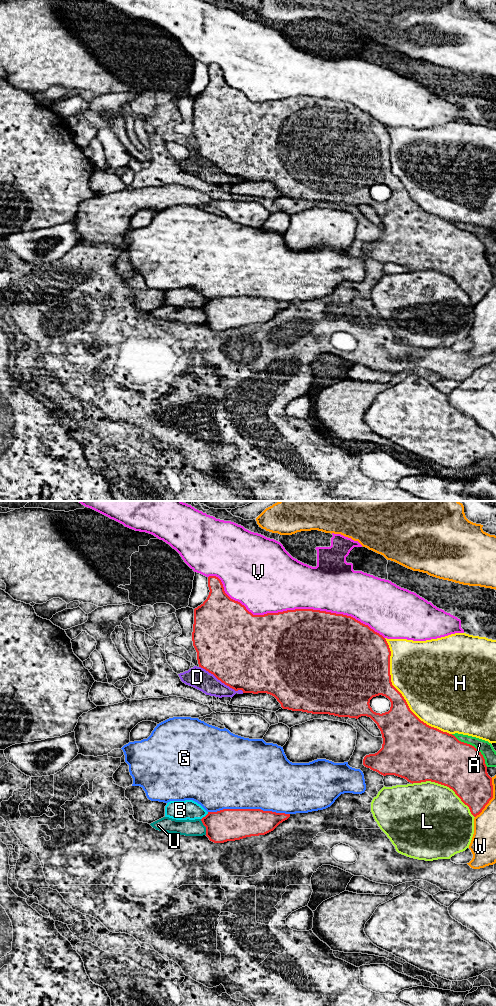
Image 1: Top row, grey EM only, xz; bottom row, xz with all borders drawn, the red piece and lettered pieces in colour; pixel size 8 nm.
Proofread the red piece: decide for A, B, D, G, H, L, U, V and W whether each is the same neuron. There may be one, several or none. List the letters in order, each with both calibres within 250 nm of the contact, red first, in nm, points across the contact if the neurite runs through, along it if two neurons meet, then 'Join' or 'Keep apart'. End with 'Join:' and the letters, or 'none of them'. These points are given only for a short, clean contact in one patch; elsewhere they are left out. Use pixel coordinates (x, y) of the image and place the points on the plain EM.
A: Thickness 380 nm (red) against 110 nm. Keep apart
B: Thickness 260 nm (red) against 160 nm. Keep apart
D: Thickness 500 nm (red) against 170 nm. Keep apart
G: Thickness 260 nm (red) against 500 nm. Keep apart
H: Thickness 300 nm (red) against 500 nm. Keep apart
L: Thickness 420 nm (red) against 480 nm. Keep apart
U: Thickness 260 nm (red) against 130 nm. Keep apart
V: Thickness 500 nm (red) against 460 nm. Keep apart
W: Thickness 320 nm (red) against 180 nm. Keep apart
Join: none of them

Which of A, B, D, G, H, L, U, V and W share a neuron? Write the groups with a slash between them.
A D / B / G / H / L / U / V / W

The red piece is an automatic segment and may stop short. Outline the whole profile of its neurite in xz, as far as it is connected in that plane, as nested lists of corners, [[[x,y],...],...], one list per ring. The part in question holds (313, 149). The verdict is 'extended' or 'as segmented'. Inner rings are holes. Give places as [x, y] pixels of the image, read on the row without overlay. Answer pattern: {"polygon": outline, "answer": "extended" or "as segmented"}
{"polygon": [[[216,64],[208,65],[209,83],[207,87],[197,96],[194,97],[194,112],[192,120],[193,134],[197,140],[199,155],[213,162],[218,168],[235,179],[242,178],[243,181],[267,181],[274,184],[281,192],[283,197],[292,199],[302,199],[312,202],[329,202],[338,205],[349,205],[358,207],[361,204],[370,205],[381,219],[383,232],[382,236],[375,242],[366,243],[363,247],[363,253],[379,262],[395,263],[406,267],[410,271],[421,271],[426,269],[435,270],[452,277],[461,289],[467,293],[471,302],[476,305],[479,303],[489,289],[493,286],[492,266],[487,261],[485,247],[481,240],[474,234],[459,229],[454,223],[443,220],[437,216],[431,215],[421,209],[409,196],[402,182],[392,173],[390,163],[390,144],[391,139],[386,127],[371,117],[368,113],[361,111],[355,106],[343,102],[336,102],[326,99],[313,97],[295,97],[278,101],[267,101],[264,103],[253,103],[240,90],[231,87],[224,79],[221,68]],[[376,184],[385,184],[391,190],[388,200],[376,201],[370,195],[370,188]]], "answer": "as segmented"}

